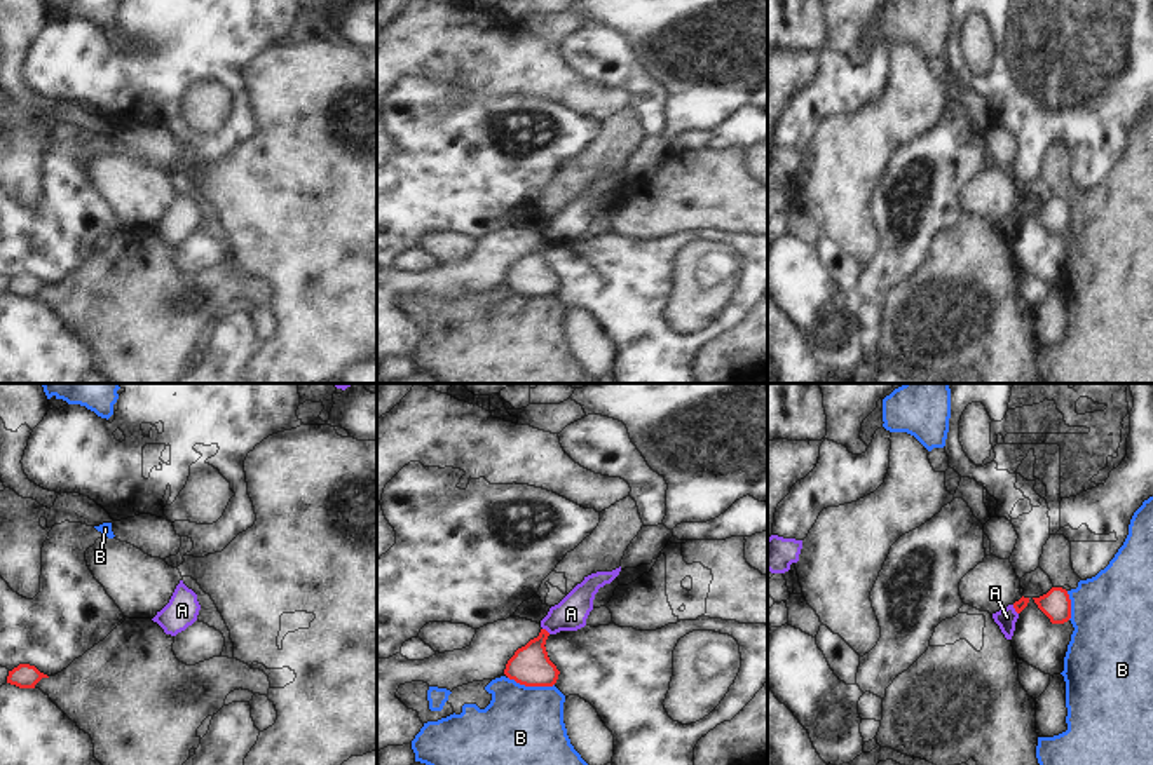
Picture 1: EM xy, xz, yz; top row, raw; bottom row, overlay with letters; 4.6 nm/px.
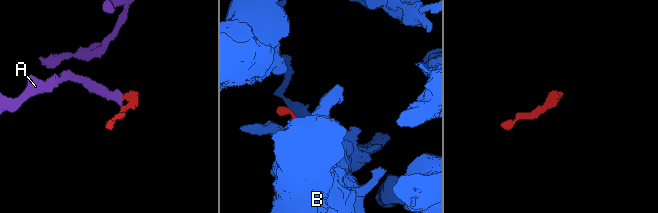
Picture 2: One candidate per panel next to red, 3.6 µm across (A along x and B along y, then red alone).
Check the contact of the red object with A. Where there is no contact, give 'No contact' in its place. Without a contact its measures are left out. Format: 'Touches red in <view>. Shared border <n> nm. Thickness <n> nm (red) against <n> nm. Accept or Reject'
Touches red in xz. Shared border 50 nm. Thickness 190 nm (red) against 150 nm. Reject

